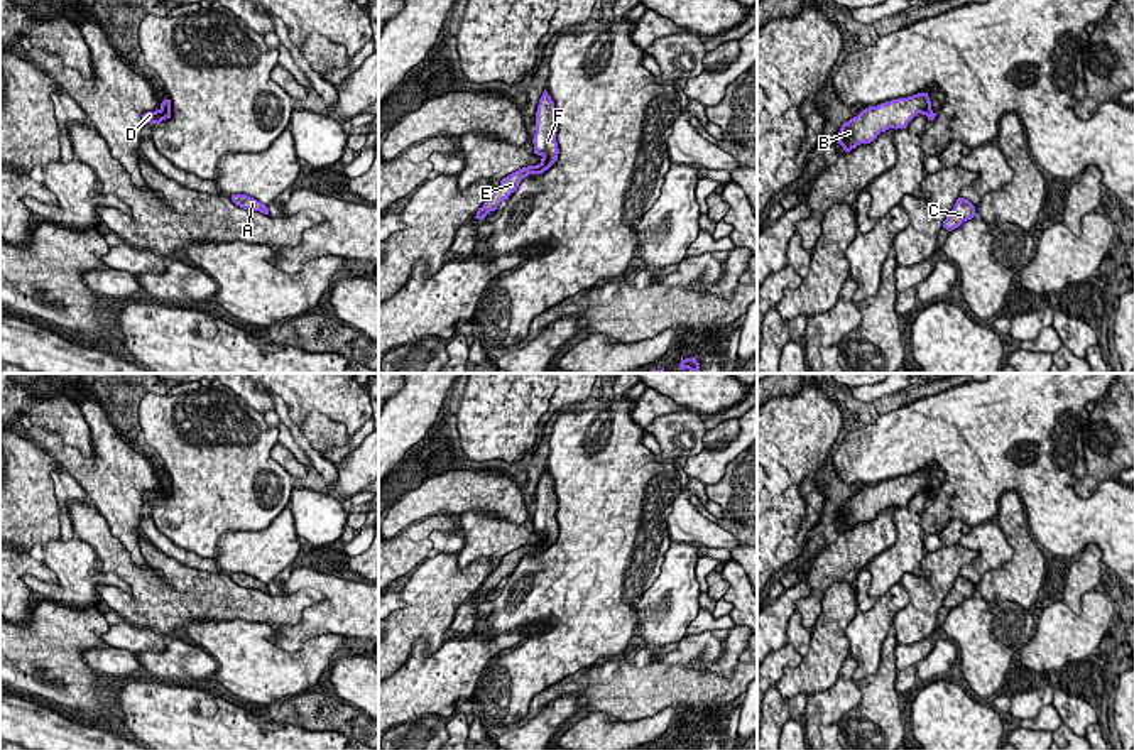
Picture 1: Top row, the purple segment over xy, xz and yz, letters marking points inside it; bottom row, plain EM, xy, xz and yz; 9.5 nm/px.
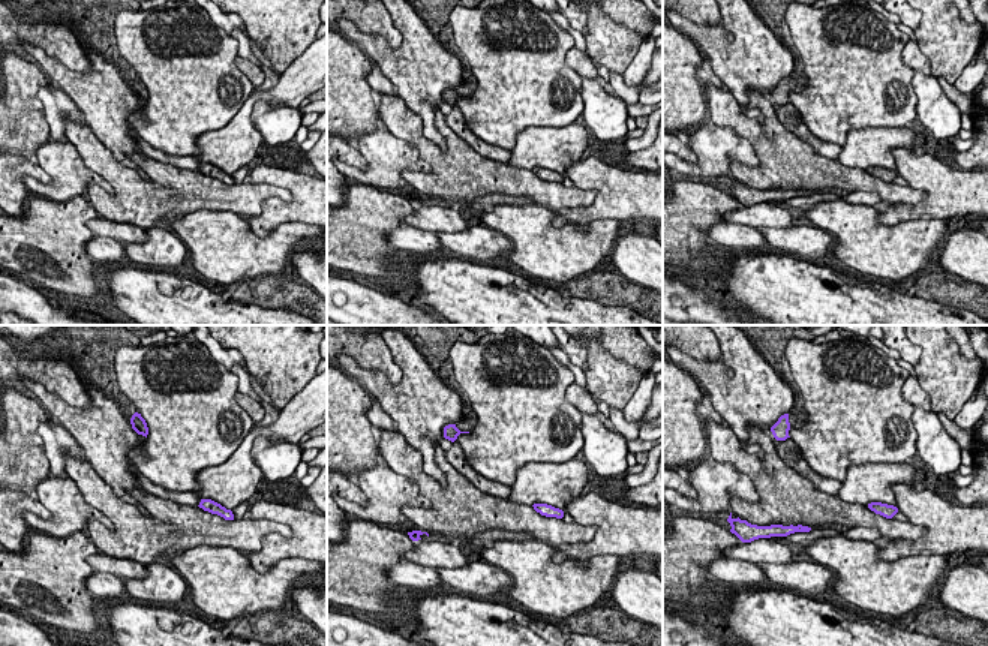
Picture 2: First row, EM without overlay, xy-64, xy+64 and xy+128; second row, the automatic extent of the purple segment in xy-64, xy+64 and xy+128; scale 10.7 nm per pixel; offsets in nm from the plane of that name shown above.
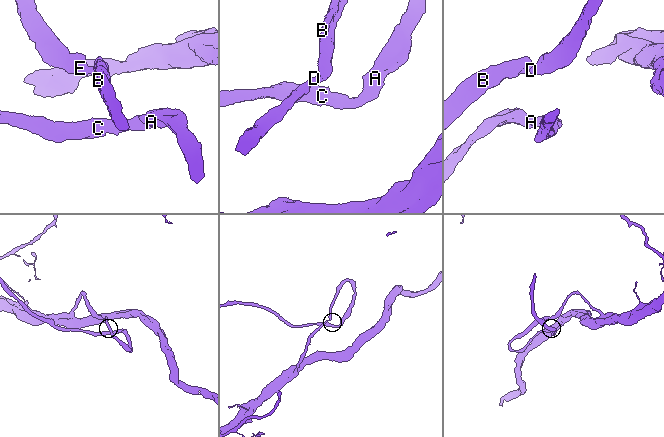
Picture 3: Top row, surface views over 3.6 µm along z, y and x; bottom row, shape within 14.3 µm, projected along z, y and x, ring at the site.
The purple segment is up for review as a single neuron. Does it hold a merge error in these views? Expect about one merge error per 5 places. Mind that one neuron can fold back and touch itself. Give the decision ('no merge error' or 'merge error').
no merge error

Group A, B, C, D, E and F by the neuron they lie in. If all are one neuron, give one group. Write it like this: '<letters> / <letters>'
A B C D E F

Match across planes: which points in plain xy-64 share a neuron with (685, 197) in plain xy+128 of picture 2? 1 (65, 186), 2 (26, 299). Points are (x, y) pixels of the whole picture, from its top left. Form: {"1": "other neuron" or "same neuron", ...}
{"1": "other neuron", "2": "other neuron"}

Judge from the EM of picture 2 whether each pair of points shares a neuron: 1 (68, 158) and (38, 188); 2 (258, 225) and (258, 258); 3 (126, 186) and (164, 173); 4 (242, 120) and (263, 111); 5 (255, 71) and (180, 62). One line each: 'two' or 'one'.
1: one
2: two
3: one
4: two
5: two

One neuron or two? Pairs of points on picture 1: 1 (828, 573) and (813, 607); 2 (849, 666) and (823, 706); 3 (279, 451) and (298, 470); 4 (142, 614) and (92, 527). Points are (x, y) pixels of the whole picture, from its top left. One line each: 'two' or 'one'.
1: one
2: one
3: one
4: one

